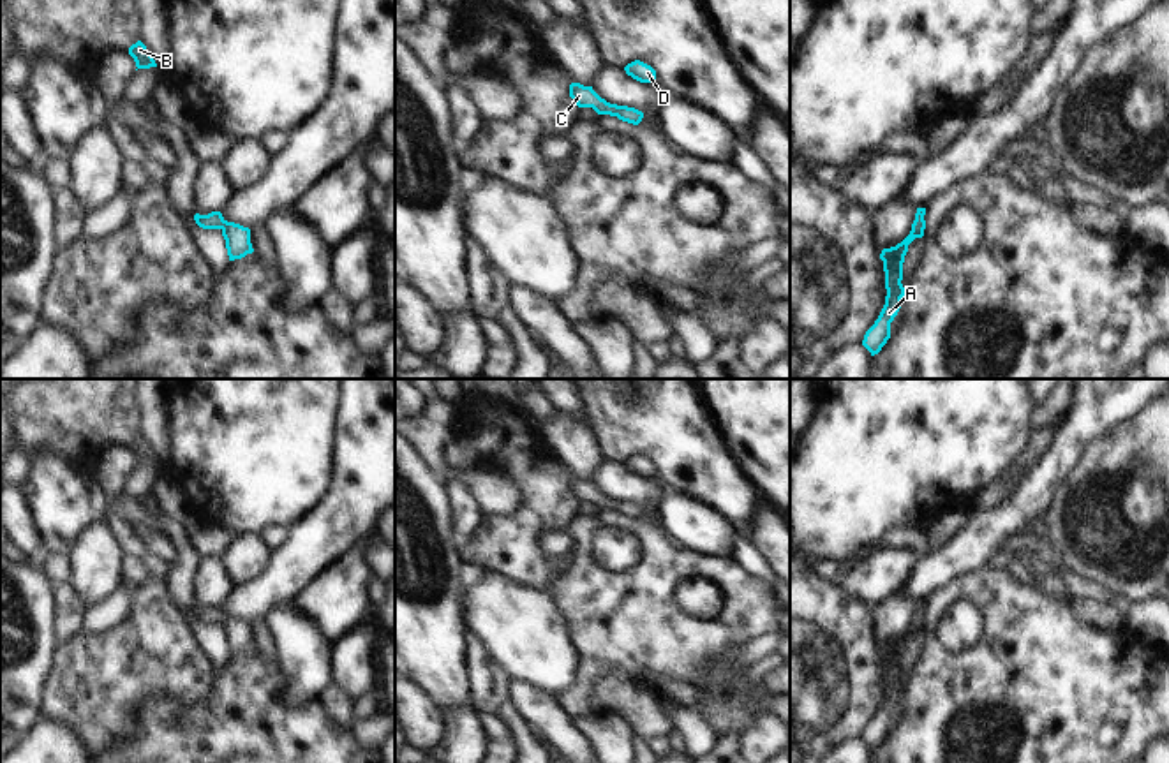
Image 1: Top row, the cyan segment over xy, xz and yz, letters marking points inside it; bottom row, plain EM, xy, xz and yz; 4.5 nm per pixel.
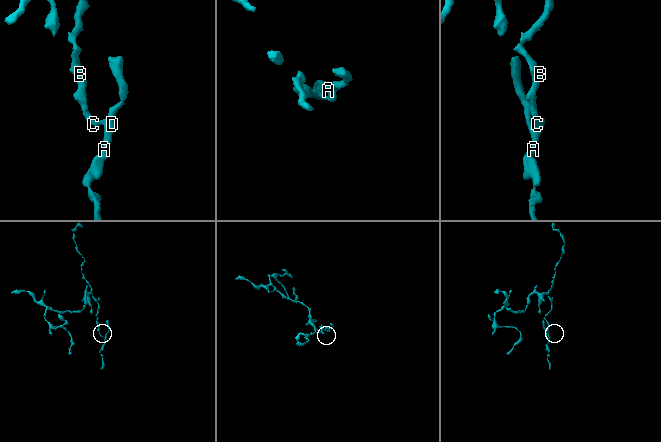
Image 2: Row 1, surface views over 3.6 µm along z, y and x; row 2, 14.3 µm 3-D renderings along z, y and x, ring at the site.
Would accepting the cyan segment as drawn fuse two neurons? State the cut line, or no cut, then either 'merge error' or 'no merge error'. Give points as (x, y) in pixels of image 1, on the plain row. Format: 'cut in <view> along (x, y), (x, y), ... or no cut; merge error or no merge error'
no cut; no merge error

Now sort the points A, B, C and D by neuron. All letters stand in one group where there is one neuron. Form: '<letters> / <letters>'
A B C D

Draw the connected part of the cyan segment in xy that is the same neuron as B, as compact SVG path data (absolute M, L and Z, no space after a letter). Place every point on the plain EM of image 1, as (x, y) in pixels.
M141 435L129 442L129 449L134 453L138 463L157 462L153 451Z

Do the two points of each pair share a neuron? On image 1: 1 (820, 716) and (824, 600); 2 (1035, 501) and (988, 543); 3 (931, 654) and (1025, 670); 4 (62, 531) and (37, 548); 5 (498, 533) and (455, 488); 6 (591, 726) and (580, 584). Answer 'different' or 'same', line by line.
1: same
2: same
3: same
4: different
5: different
6: different

